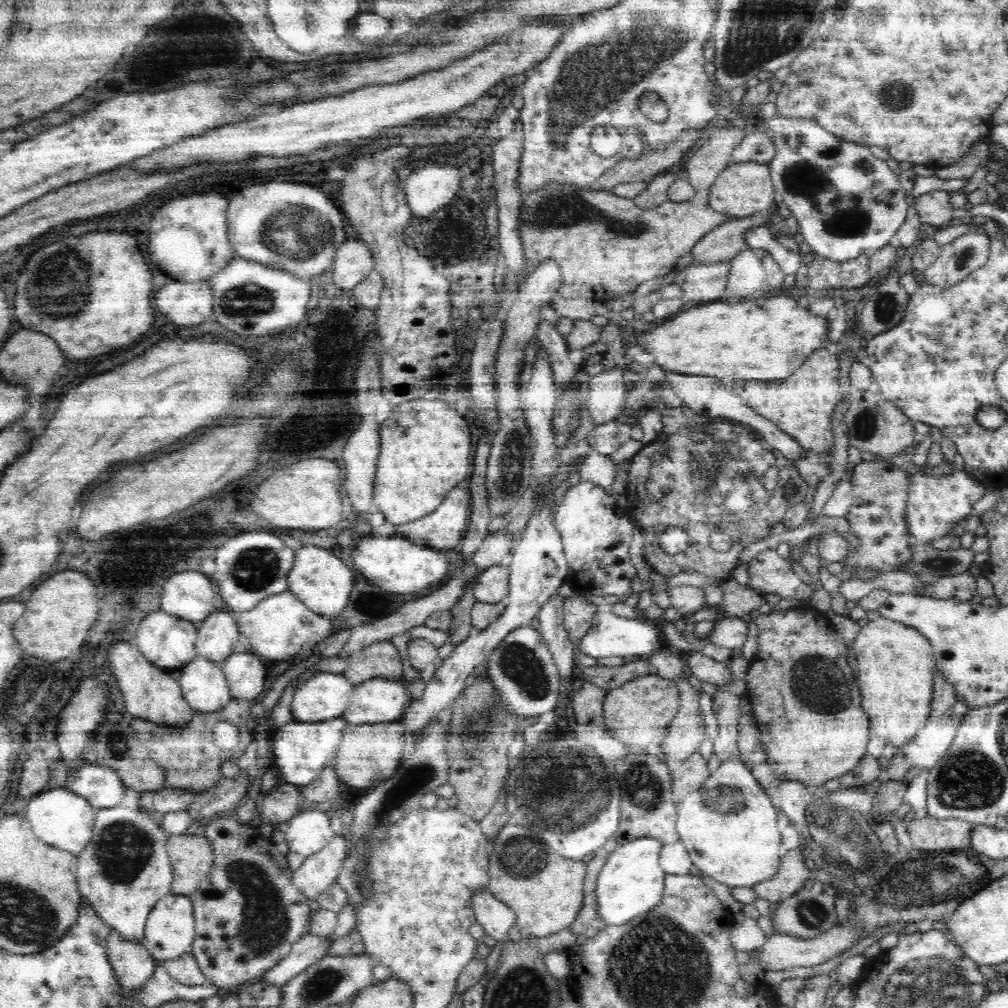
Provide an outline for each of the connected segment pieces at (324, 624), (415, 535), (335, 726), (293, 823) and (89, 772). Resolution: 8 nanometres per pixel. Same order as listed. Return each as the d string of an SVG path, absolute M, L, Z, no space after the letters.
M290 591L268 596L252 610L235 612L234 617L242 626L242 634L256 650L256 655L262 654L273 660L287 660L300 652L310 652L332 634L330 617L310 610Z
M454 488L448 492L444 502L437 506L430 514L424 515L419 520L396 525L396 534L408 538L410 542L446 552L448 549L457 549L469 524L471 513L471 498L468 489Z
M332 718L321 722L290 721L273 731L273 769L281 782L293 784L299 788L315 781L330 765L342 742L342 734L348 724L341 718Z
M301 810L289 818L286 841L289 850L302 856L310 856L322 850L335 836L330 818L320 810Z
M96 764L72 770L68 788L83 796L97 810L120 805L127 790L116 770Z

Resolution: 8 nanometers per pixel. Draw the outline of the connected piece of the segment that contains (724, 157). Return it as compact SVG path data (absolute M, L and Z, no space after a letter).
M753 117L751 127L746 129L731 119L699 143L698 150L684 166L696 194L682 204L669 201L654 210L643 210L634 200L619 198L612 192L560 183L548 183L528 193L522 200L518 228L526 257L525 276L532 274L542 262L557 262L562 276L558 295L604 304L634 293L646 281L677 270L676 262L680 257L690 253L708 232L733 219L713 210L709 194L721 172L731 165L733 150L746 132L759 123L758 117Z

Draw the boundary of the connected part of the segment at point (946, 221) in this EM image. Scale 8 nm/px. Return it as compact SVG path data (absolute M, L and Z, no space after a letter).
M934 190L915 198L915 208L920 219L933 226L942 228L954 223L958 217L957 211L951 204L951 193Z

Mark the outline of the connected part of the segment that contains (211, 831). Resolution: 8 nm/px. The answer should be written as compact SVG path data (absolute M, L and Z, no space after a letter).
M226 814L212 818L203 829L215 857L206 878L189 894L196 919L191 952L208 984L222 994L236 992L239 988L261 982L265 972L290 954L292 944L308 933L312 913L308 897L292 883L293 872L288 867L285 855L275 848L265 829L252 828L248 823L241 824L236 815Z

